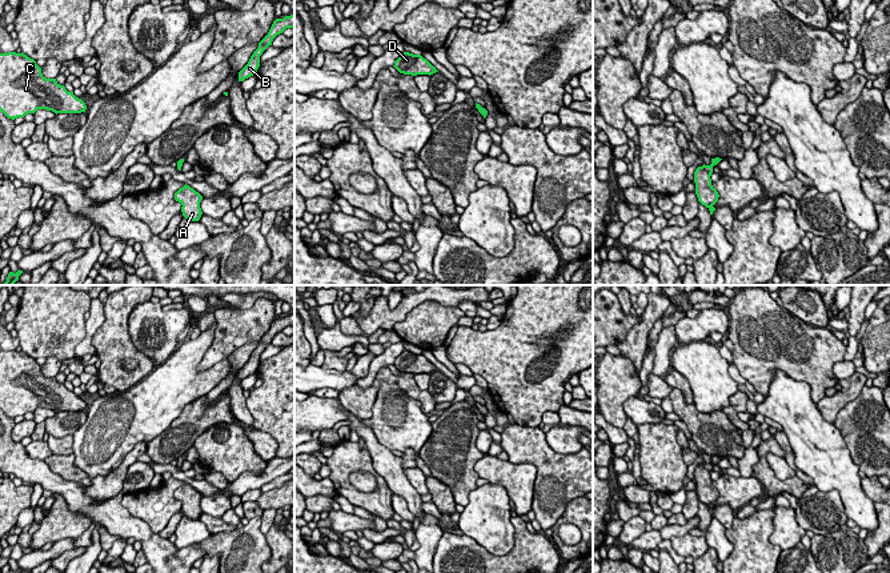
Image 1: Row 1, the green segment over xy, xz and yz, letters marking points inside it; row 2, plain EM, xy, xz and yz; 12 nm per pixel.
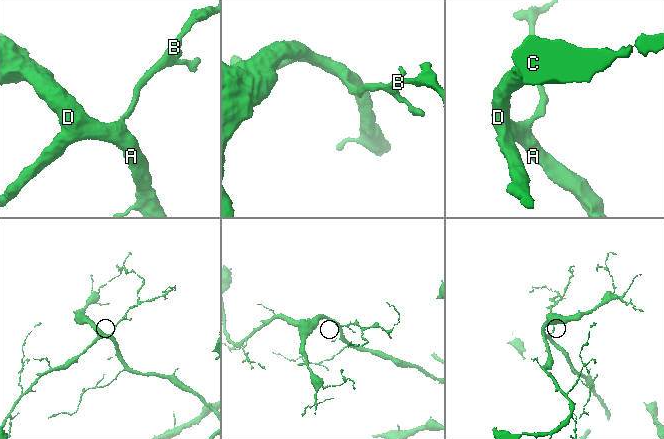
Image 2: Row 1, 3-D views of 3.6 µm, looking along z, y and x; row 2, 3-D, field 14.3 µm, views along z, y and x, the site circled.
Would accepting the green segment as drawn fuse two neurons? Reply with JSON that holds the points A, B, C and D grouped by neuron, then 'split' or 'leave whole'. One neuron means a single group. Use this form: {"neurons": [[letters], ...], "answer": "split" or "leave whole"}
{"neurons": [["A", "B", "C", "D"]], "answer": "leave whole"}

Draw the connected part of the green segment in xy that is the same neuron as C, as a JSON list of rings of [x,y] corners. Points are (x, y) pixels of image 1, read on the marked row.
[[[23,52],[0,53],[0,111],[15,120],[37,109],[81,113],[87,105],[56,79],[45,79],[36,61]]]

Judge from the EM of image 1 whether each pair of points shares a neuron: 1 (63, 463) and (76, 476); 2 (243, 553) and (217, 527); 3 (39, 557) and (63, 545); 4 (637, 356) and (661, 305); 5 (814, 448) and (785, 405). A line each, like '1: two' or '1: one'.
1: one
2: two
3: one
4: one
5: one

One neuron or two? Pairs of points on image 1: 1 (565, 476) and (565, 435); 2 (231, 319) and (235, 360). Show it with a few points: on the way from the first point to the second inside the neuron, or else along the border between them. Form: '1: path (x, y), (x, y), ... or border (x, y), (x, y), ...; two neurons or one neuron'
1: border (544, 433), (554, 451), (578, 451); two neurons
2: border (257, 341), (243, 344), (227, 357); two neurons

